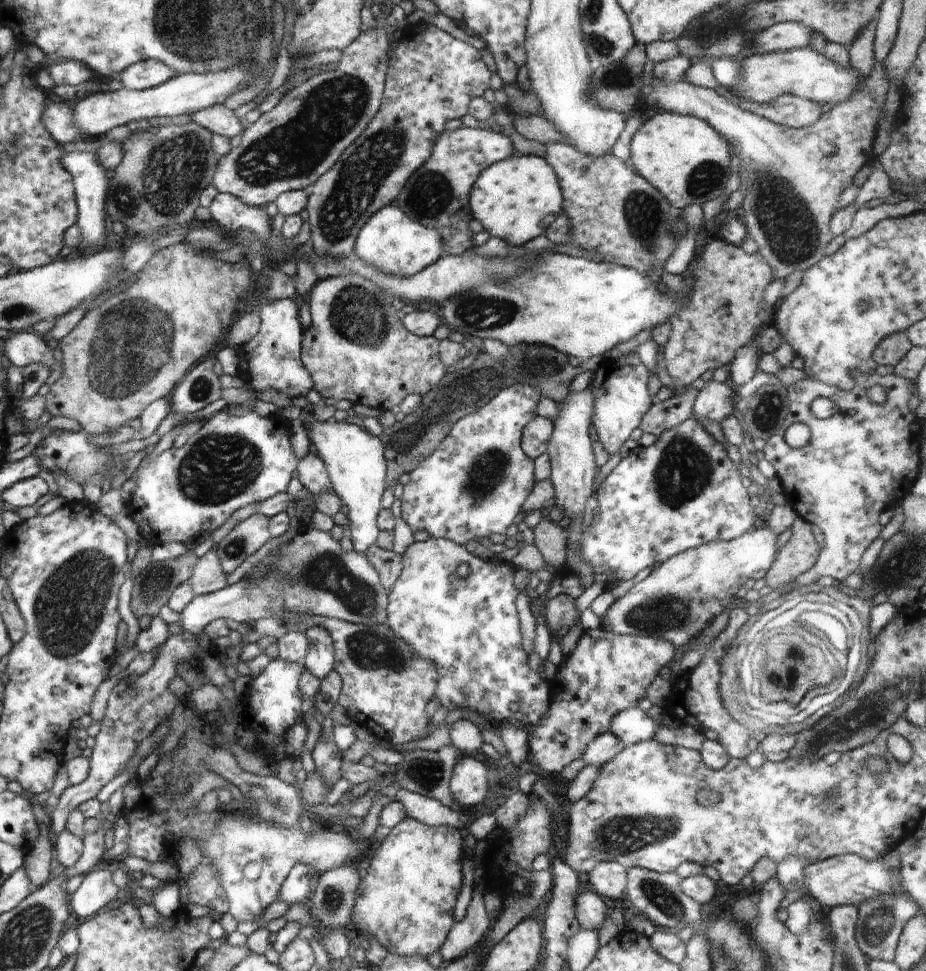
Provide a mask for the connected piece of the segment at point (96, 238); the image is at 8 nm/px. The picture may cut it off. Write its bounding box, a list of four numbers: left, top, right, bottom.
[61,152,109,252]

